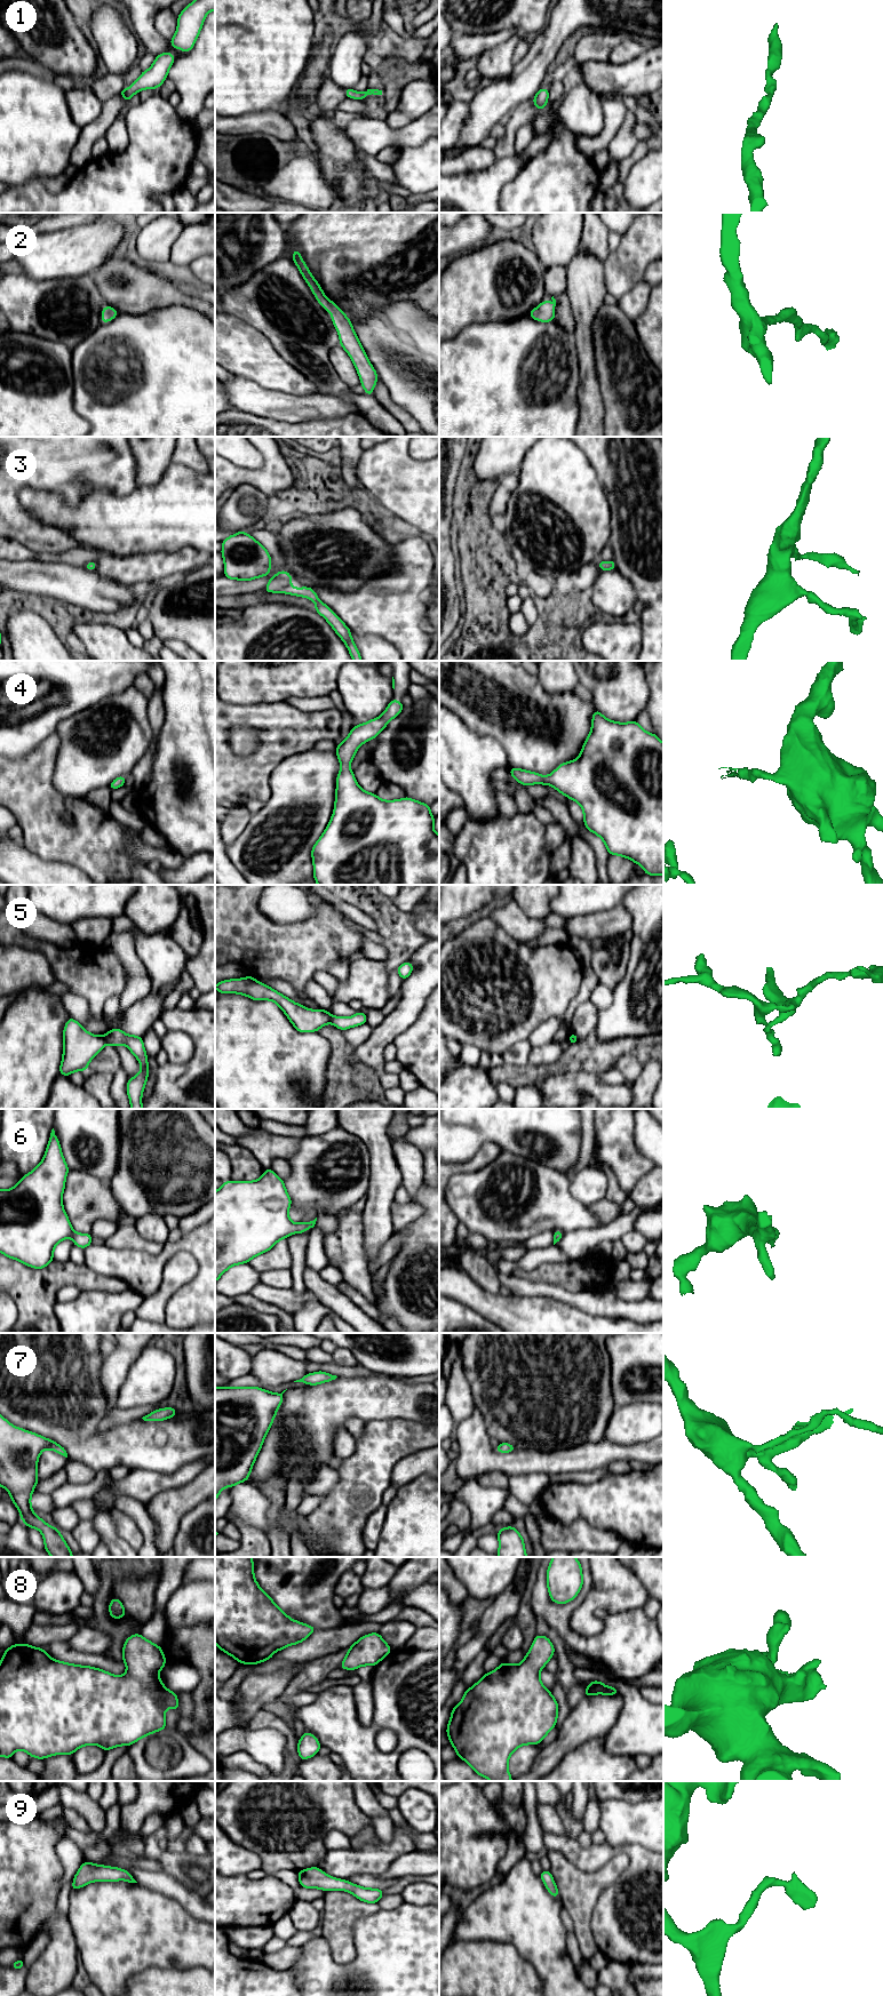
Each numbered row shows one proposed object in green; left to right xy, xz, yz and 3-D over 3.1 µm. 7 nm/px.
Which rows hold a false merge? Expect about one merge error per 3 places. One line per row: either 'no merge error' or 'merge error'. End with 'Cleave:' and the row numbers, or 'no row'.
1: no merge error
2: no merge error
3: no merge error
4: no merge error
5: merge error
6: no merge error
7: no merge error
8: no merge error
9: no merge error
Cleave: 5

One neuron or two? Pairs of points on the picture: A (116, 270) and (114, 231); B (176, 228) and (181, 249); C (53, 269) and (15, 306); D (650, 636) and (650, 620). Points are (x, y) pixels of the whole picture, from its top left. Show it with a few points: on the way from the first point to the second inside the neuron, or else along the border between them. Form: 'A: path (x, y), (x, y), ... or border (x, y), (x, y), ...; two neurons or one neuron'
A: border (113, 254), (93, 271); two neurons
B: border (184, 226), (172, 247), (168, 260); two neurons
C: border (24, 276), (31, 279), (68, 278); two neurons
D: path (650, 632), (650, 623); one neuron

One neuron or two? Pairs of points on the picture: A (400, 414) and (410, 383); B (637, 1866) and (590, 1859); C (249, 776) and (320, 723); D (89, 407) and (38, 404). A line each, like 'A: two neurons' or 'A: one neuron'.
A: two neurons
B: one neuron
C: one neuron
D: two neurons

